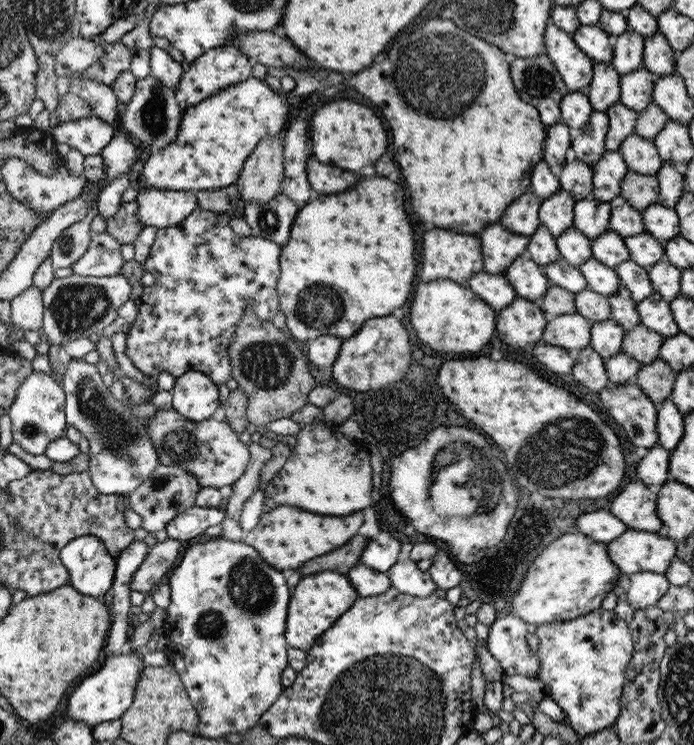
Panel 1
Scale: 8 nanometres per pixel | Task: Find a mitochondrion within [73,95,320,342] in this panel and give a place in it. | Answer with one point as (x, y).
(269, 223)

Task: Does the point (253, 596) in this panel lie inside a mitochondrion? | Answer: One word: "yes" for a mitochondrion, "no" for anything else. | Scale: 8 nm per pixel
yes

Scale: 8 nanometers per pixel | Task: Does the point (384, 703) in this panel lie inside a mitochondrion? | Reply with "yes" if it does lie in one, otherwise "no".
yes

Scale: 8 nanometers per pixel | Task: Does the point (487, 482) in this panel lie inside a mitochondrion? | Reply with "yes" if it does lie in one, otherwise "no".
yes

